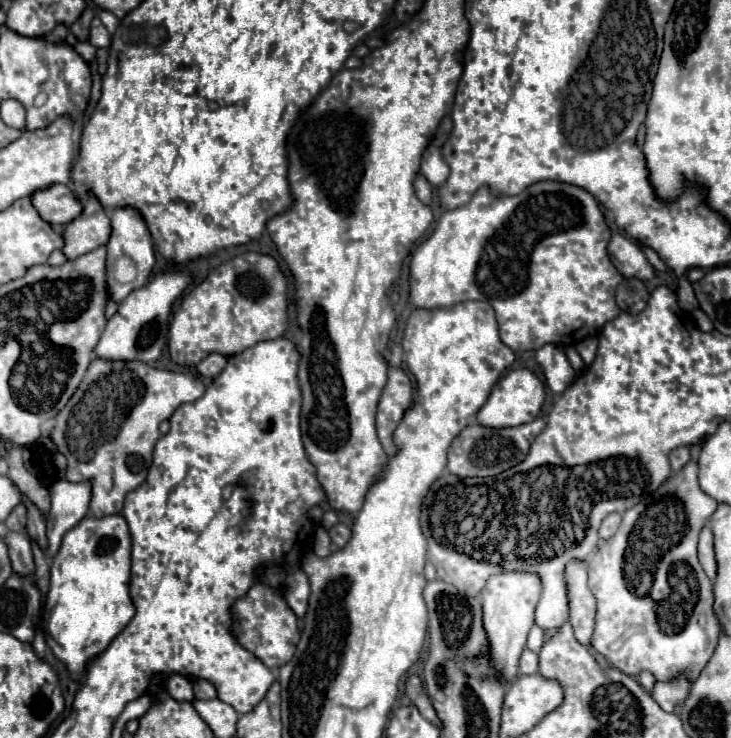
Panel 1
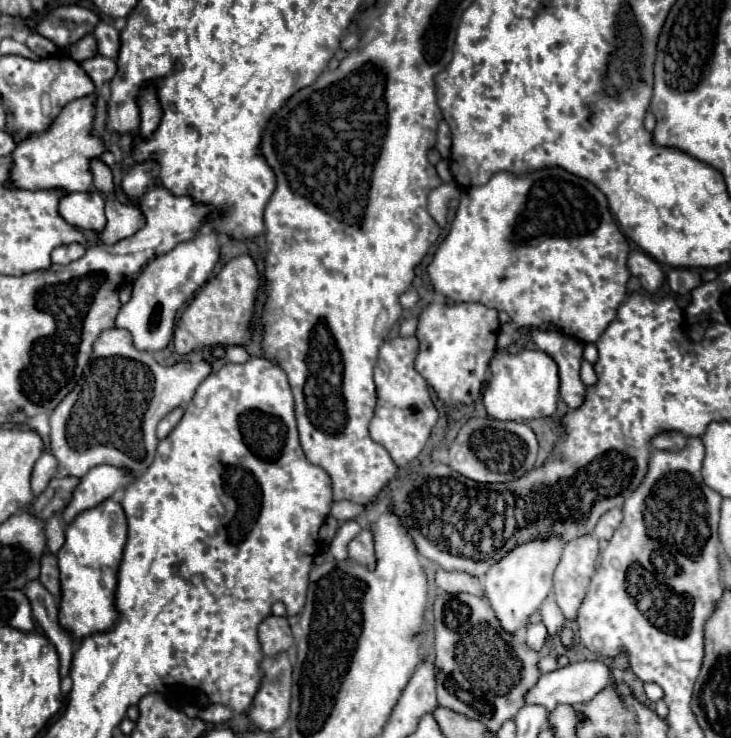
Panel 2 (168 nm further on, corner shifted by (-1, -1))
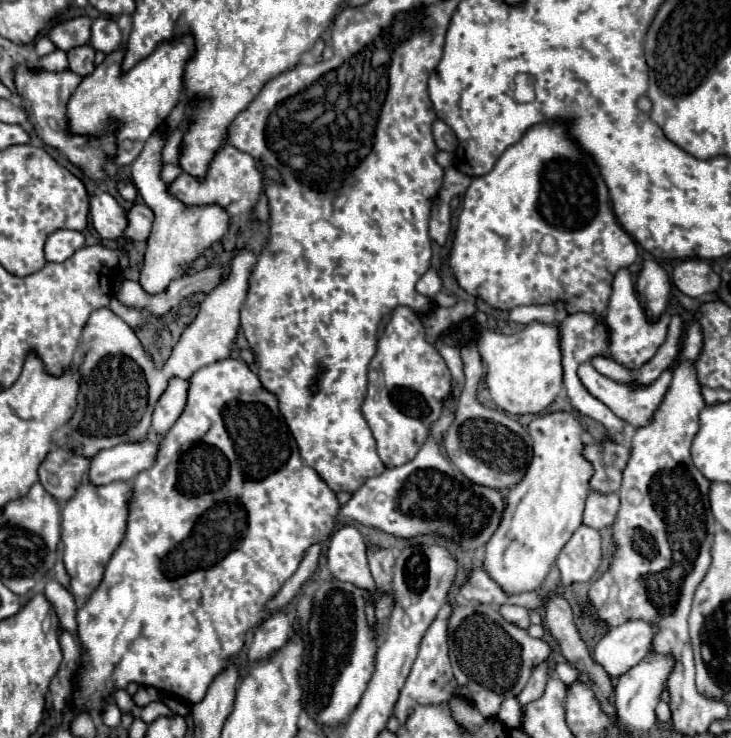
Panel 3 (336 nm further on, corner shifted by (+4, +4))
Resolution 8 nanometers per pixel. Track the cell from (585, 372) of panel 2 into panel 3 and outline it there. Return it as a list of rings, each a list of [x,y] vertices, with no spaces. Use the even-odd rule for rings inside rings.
[[[589,362],[581,364],[579,370],[577,370],[577,376],[579,376],[579,380],[583,382],[583,386],[587,388],[587,392],[593,394],[593,396],[595,396],[597,400],[601,400],[603,404],[607,404],[619,418],[623,418],[623,420],[627,422],[627,432],[625,432],[625,436],[629,436],[629,432],[637,430],[639,426],[645,426],[645,424],[651,422],[653,412],[655,412],[657,406],[661,404],[661,400],[663,400],[667,388],[669,388],[669,384],[671,384],[671,374],[673,374],[671,370],[665,370],[665,374],[661,374],[661,378],[657,378],[657,382],[653,382],[651,386],[647,386],[647,388],[637,388],[637,390],[635,390],[635,388],[629,388],[629,386],[623,386],[623,384],[619,384],[619,382],[613,382],[613,380],[605,378],[605,376],[599,374]]]

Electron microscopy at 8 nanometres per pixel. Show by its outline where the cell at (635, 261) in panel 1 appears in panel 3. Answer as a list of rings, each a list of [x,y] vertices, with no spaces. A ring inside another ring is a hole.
[[[645,260],[637,278],[637,294],[649,322],[657,322],[657,318],[661,318],[661,314],[667,310],[669,292],[671,282],[667,272],[655,260]]]

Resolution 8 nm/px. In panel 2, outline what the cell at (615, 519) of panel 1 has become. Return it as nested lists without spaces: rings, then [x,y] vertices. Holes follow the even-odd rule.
[[[612,509],[612,511],[604,513],[600,517],[596,529],[594,529],[594,537],[598,537],[598,539],[610,539],[612,533],[616,531],[616,527],[620,525],[620,521],[622,521],[622,511],[620,509]]]

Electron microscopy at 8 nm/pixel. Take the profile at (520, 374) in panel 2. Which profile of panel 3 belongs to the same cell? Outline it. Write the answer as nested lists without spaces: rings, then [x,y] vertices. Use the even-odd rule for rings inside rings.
[[[531,322],[523,330],[515,334],[501,334],[495,330],[485,330],[479,334],[479,350],[481,358],[487,366],[487,388],[491,392],[491,400],[497,408],[509,414],[541,414],[561,392],[563,388],[563,364],[561,364],[561,344],[559,344],[559,326],[545,322]]]

